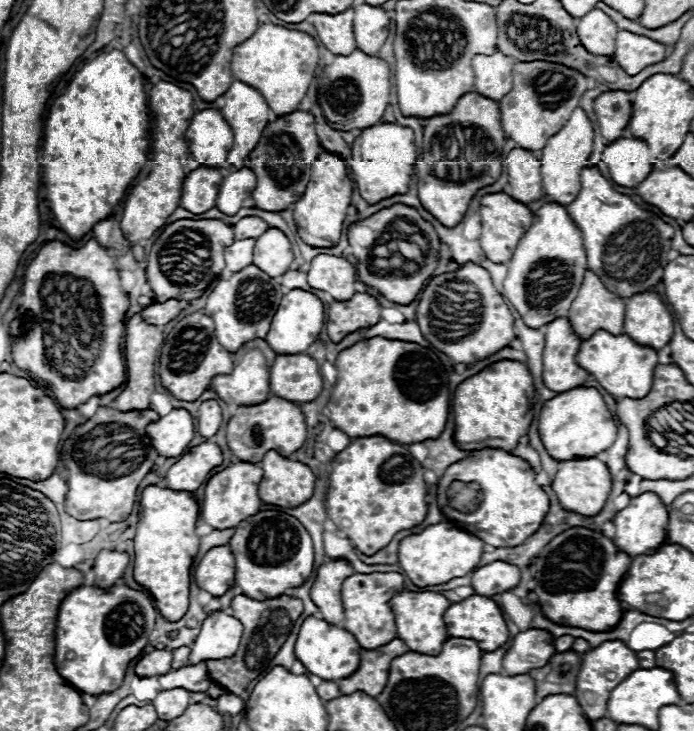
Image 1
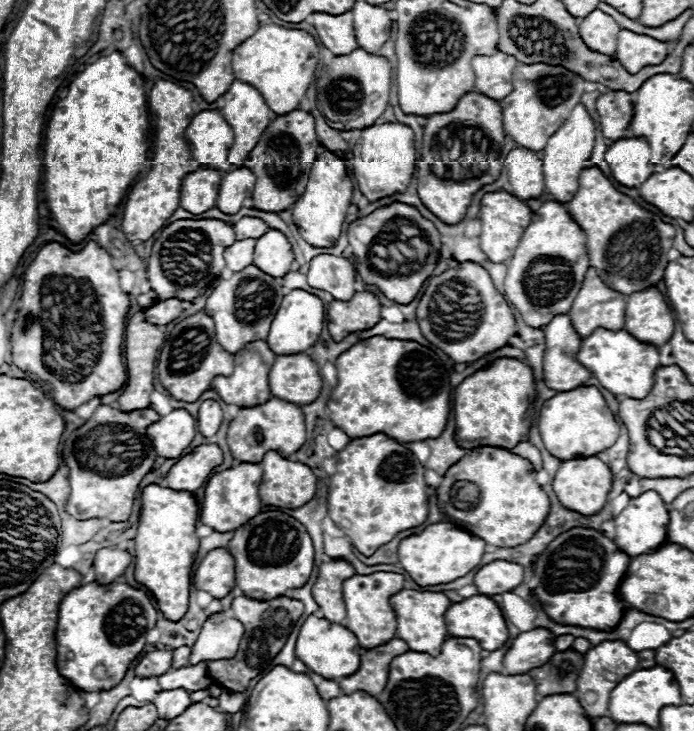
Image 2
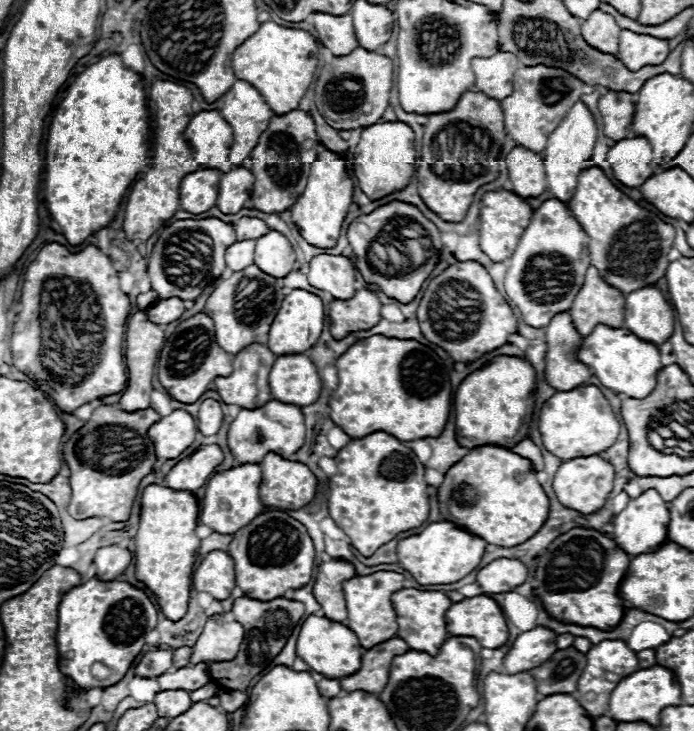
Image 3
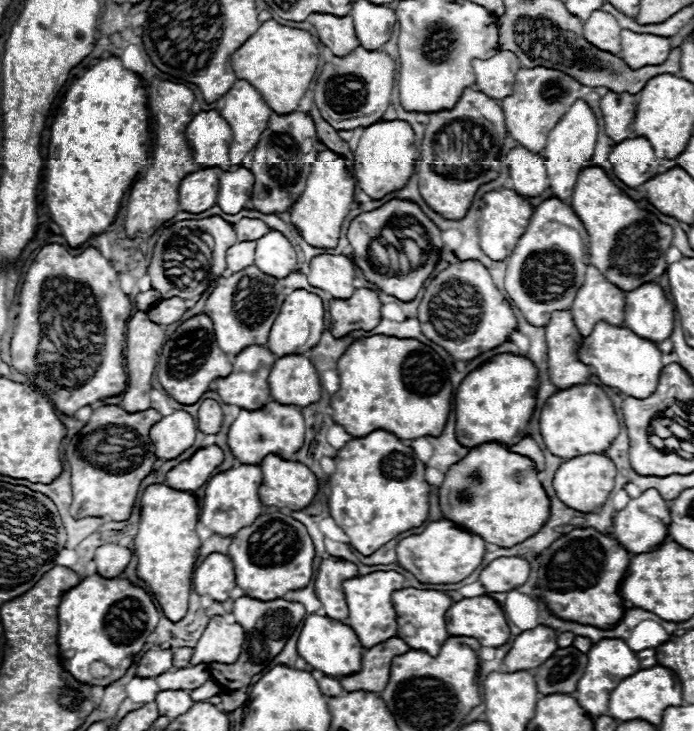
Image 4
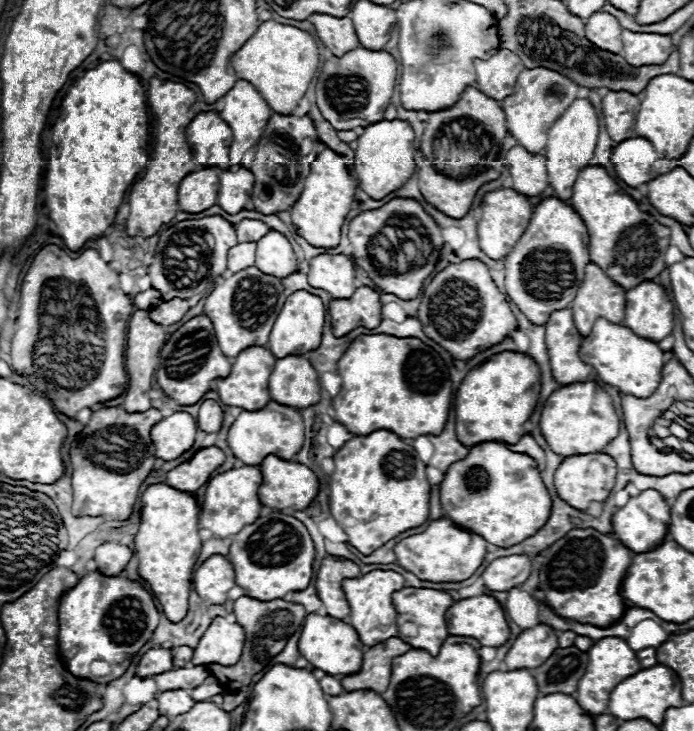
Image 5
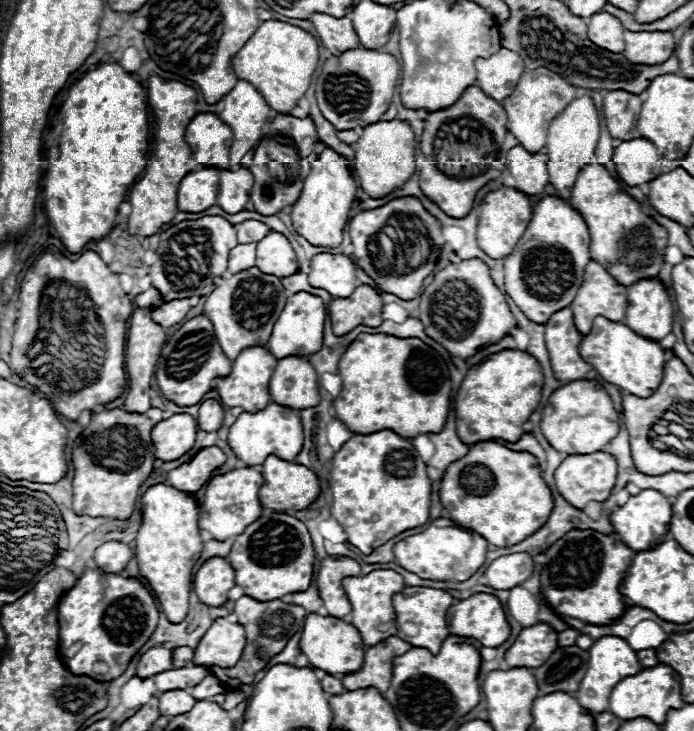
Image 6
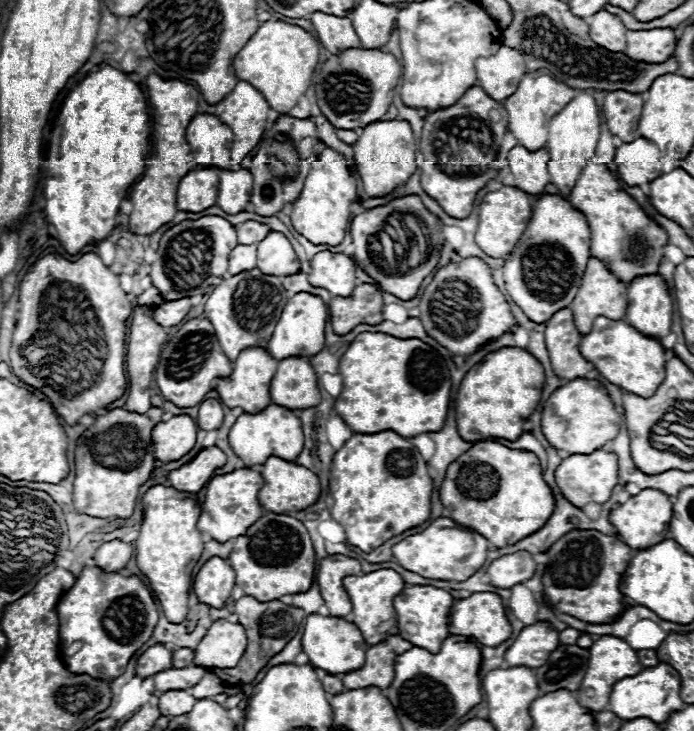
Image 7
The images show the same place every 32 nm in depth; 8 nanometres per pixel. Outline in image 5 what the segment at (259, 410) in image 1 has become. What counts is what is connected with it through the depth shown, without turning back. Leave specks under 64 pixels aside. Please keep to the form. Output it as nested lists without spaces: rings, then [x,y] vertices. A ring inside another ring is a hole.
[[[268,402],[262,410],[256,412],[242,410],[242,414],[236,418],[228,432],[228,446],[232,448],[234,456],[242,460],[246,466],[258,466],[268,454],[274,454],[282,460],[292,460],[302,448],[302,444],[304,444],[304,422],[300,410],[276,402]]]

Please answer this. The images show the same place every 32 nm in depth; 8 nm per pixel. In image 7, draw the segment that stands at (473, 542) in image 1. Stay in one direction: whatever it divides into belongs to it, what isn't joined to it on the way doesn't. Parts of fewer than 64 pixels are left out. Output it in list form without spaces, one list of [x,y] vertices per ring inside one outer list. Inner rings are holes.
[[[436,518],[424,532],[408,536],[406,540],[398,542],[392,548],[396,562],[406,568],[408,572],[420,574],[432,580],[448,580],[448,582],[462,582],[478,572],[484,566],[488,552],[488,540],[482,538],[478,532],[456,524],[450,518]]]

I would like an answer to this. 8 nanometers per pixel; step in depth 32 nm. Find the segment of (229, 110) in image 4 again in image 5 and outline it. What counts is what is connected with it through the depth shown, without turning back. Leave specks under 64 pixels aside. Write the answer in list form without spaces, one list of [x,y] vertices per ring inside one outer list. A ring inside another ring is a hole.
[[[238,80],[234,84],[234,88],[218,100],[217,102],[210,104],[211,110],[202,110],[202,111],[216,111],[218,112],[220,118],[232,128],[232,144],[230,144],[230,162],[232,164],[240,164],[242,156],[258,144],[260,136],[262,136],[262,130],[270,118],[270,106],[266,104],[266,100],[260,96],[260,92],[256,92],[256,88],[246,82],[246,80]]]

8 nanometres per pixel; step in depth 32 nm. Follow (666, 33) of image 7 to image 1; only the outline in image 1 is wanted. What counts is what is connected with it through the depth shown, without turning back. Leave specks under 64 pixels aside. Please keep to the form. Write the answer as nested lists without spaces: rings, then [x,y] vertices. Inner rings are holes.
[[[620,30],[616,36],[616,52],[612,58],[628,74],[638,74],[638,70],[650,66],[650,62],[662,62],[662,58],[666,58],[666,46],[652,38]]]

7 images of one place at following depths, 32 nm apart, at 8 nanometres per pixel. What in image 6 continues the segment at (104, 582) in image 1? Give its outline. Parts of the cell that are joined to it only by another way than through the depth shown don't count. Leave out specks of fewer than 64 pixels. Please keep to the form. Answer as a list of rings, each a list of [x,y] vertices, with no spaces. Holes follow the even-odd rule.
[[[112,540],[112,542],[106,542],[100,548],[96,548],[94,562],[96,562],[96,566],[102,572],[106,572],[106,574],[118,574],[120,570],[126,568],[126,564],[128,564],[128,560],[132,556],[134,556],[134,550],[128,544]]]

